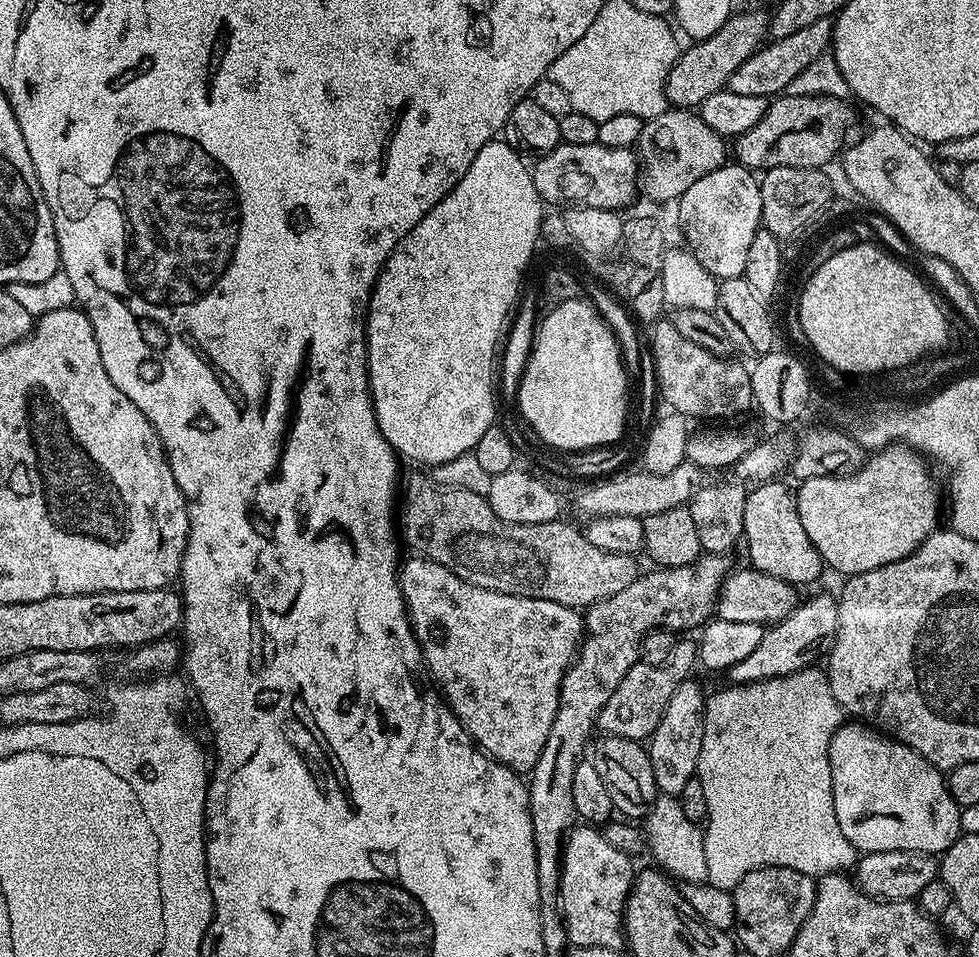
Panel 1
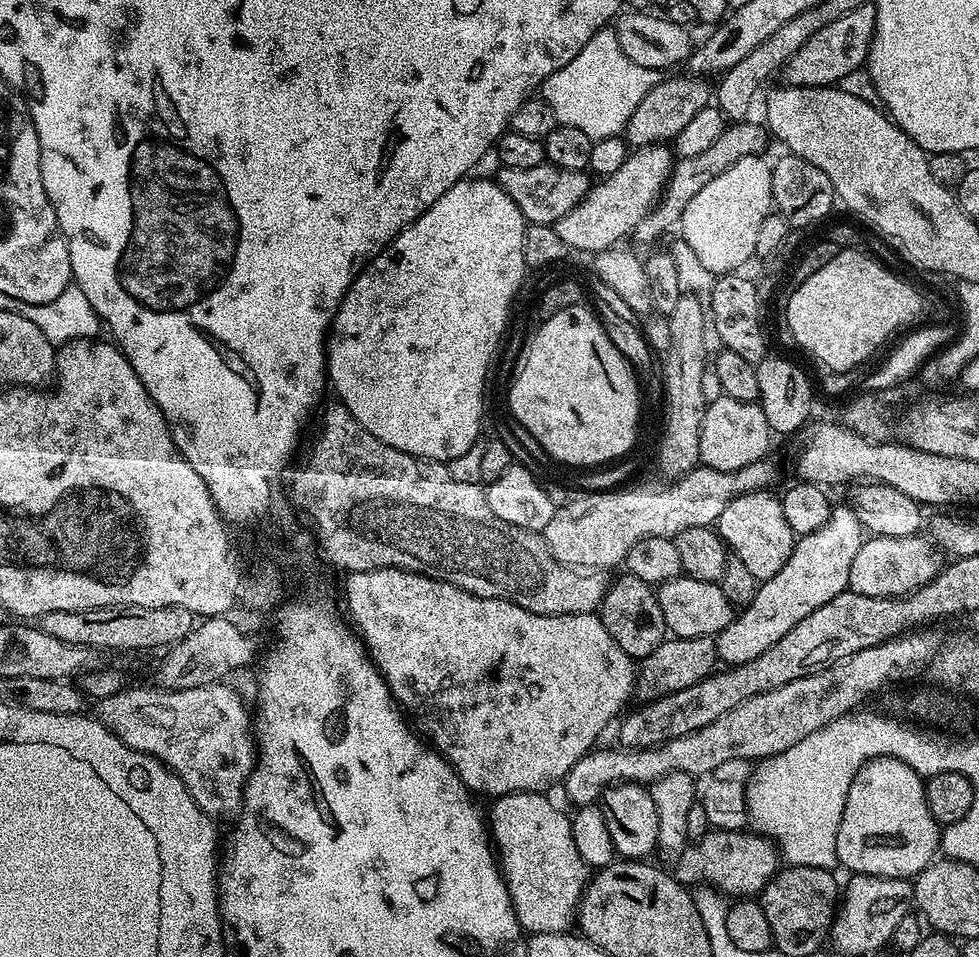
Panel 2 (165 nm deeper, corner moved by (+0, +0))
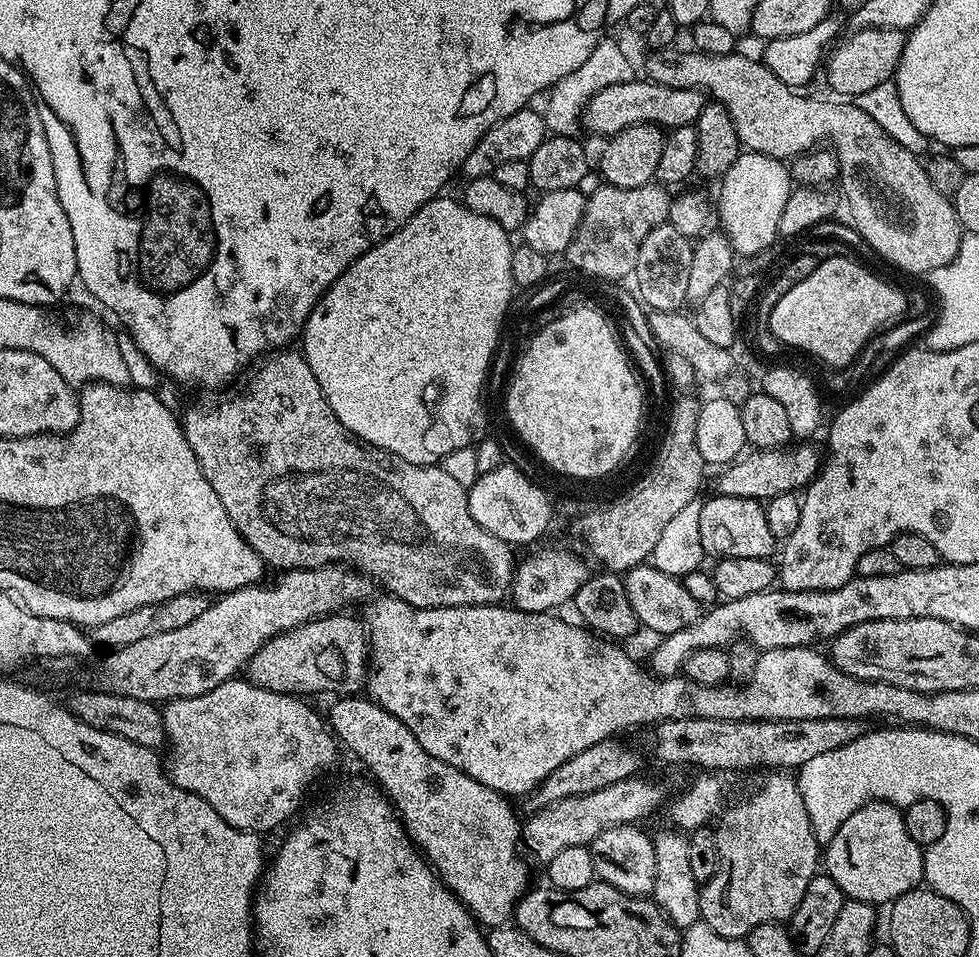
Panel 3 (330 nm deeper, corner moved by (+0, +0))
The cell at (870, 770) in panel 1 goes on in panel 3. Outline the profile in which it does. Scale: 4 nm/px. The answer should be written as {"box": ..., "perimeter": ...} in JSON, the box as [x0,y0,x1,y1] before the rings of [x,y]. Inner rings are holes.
{"box":[822,800,924,906],"perimeter":[[[873,800],[864,804],[842,826],[822,852],[822,868],[850,900],[873,906],[891,905],[912,888],[921,887],[924,880],[924,854],[921,845],[910,838],[904,813],[895,804]]]}

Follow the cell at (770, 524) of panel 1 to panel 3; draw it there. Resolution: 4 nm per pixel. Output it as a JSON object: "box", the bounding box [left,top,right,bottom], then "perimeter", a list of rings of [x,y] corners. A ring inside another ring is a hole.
{"box":[699,494,778,558],"perimeter":[[[712,494],[703,503],[699,529],[702,546],[709,557],[768,558],[772,551],[777,551],[778,542],[770,534],[770,522],[766,522],[765,505],[761,501]]]}

